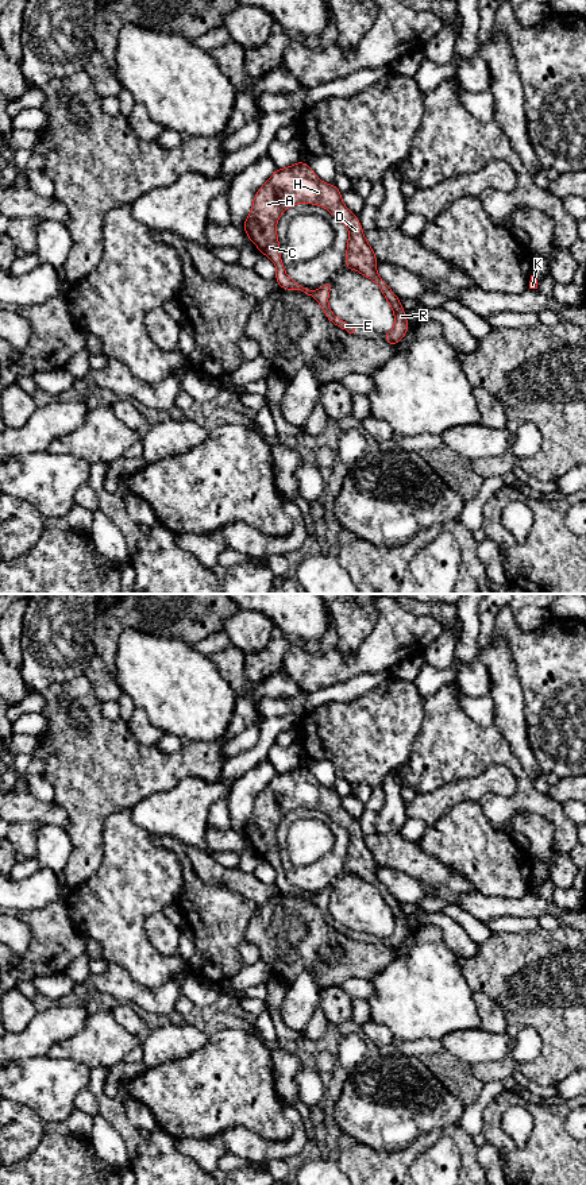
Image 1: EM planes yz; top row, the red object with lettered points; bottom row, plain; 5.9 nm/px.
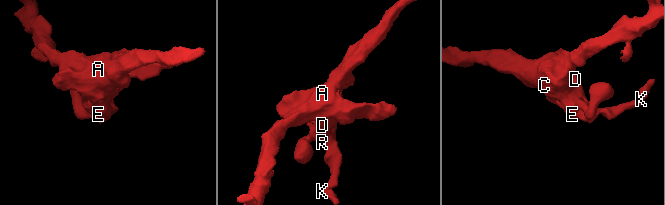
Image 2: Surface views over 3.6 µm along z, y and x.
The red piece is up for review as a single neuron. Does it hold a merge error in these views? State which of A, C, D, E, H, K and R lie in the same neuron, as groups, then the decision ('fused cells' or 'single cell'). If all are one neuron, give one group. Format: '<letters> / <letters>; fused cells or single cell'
A C D E H K R; single cell

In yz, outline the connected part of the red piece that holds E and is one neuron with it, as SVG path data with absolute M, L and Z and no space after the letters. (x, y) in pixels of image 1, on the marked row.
M304 161L289 167L277 169L273 173L255 193L252 208L243 224L250 242L258 247L261 254L273 260L277 270L274 279L279 287L301 290L308 296L313 296L332 324L348 333L355 332L352 325L336 317L329 308L328 296L332 281L325 282L317 290L309 290L292 281L285 271L275 227L281 215L289 206L300 202L325 208L348 228L344 269L352 269L379 286L394 313L394 328L386 332L383 337L392 347L400 343L409 329L406 314L400 298L377 273L378 260L363 235L358 216L343 204L342 192L334 184L324 184Z

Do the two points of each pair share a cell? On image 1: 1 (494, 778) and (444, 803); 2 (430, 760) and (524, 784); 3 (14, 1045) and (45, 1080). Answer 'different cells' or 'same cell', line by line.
1: same cell
2: same cell
3: different cells

